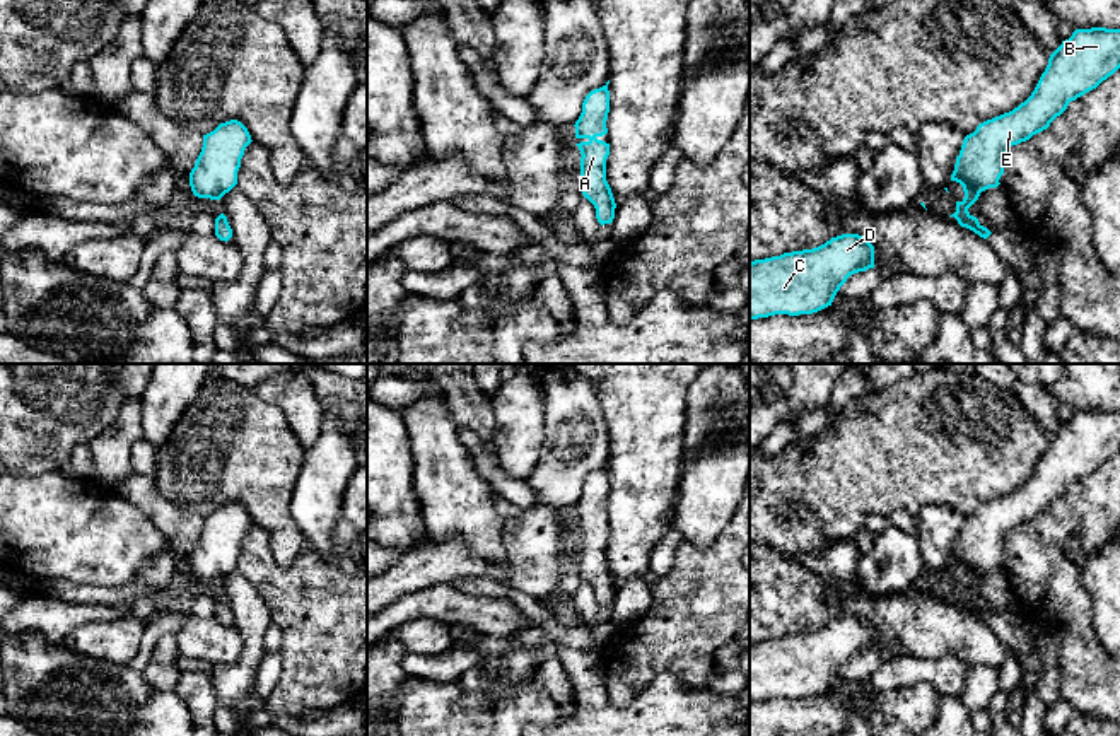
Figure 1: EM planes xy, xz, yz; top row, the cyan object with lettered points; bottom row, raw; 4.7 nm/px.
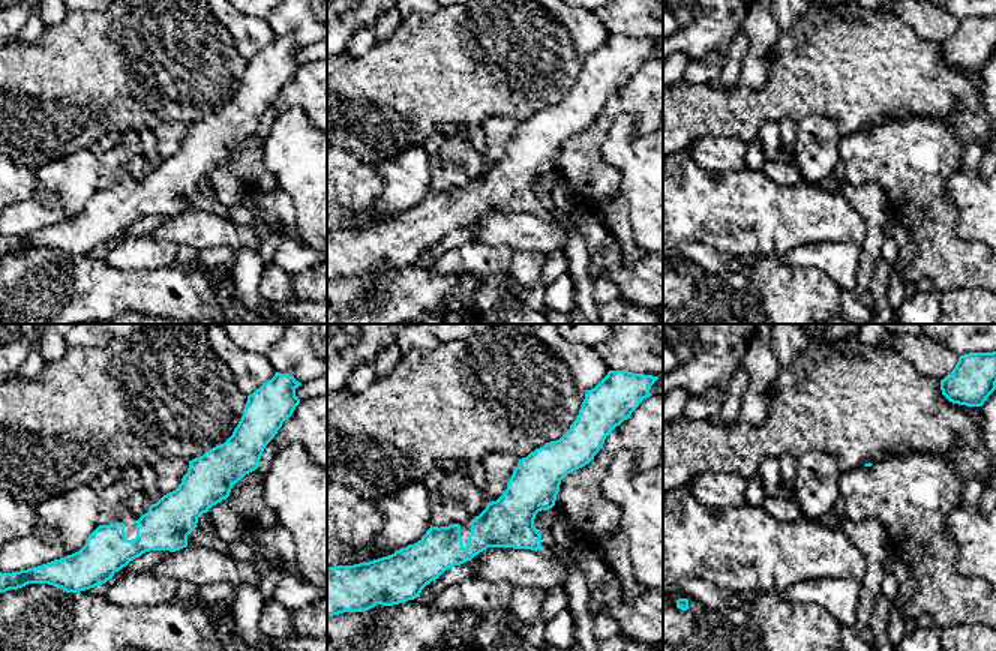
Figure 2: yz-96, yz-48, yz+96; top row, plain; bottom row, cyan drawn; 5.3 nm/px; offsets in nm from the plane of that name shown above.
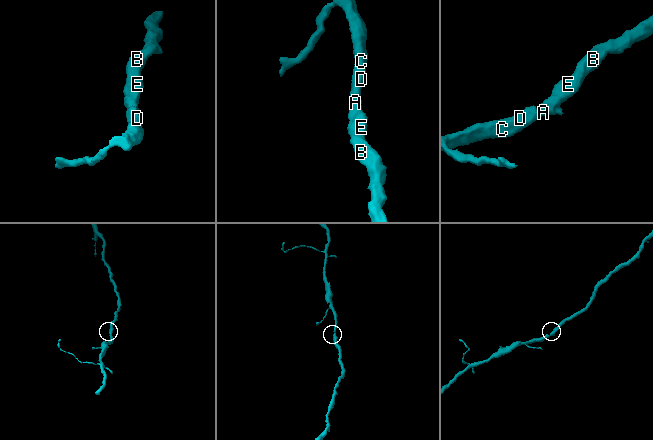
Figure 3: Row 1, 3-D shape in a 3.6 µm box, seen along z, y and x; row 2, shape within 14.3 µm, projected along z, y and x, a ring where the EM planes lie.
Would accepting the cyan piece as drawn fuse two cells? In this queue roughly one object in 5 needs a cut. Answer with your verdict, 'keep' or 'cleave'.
keep

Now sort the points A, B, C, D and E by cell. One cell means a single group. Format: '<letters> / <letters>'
A B C D E

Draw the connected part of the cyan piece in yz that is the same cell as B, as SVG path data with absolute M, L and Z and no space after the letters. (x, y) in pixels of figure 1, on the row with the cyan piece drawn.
M1076 29L1050 55L1031 96L1009 113L987 120L965 137L951 181L963 186L965 198L956 202L954 217L987 239L992 232L968 208L980 193L997 188L1004 159L1012 145L1047 130L1070 101L1096 89L1120 68L1120 29Z

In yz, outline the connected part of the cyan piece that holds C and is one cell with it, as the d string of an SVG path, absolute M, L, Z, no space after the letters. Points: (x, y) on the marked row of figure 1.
M859 234L750 263L750 319L813 314L831 306L854 273L874 268L874 246Z

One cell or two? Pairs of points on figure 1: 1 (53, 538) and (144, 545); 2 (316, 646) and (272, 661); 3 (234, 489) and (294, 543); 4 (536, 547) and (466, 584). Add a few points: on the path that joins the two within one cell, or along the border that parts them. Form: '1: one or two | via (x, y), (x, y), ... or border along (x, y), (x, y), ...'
1: one | via (75, 538), (122, 540)
2: two | border along (279, 651), (280, 678), (267, 695)
3: one | via (250, 496), (280, 528)
4: two | border along (453, 581), (461, 578), (492, 578), (518, 591)

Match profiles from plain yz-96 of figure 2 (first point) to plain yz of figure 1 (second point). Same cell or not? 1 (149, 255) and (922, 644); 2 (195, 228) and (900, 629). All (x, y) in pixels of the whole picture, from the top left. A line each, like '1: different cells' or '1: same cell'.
1: different cells
2: same cell

